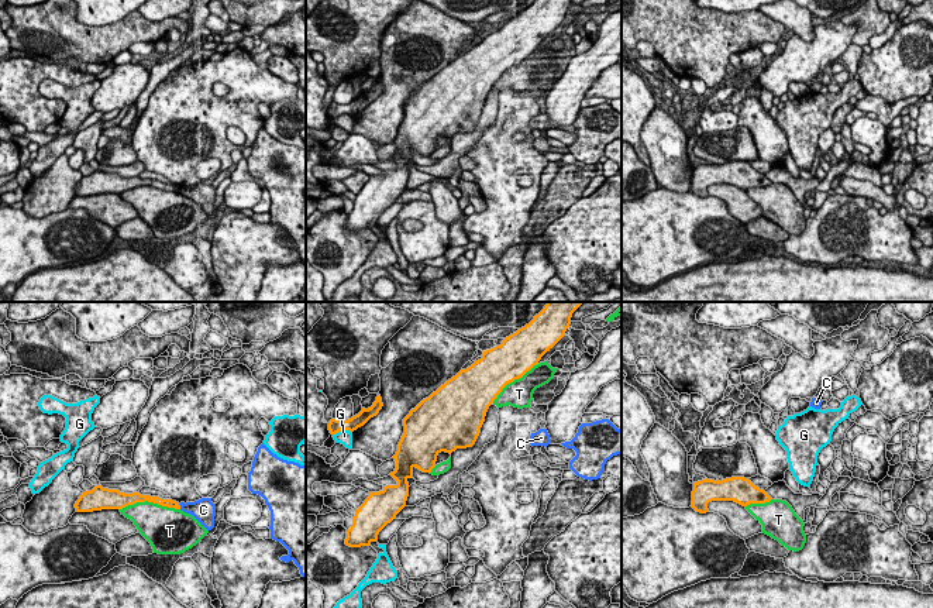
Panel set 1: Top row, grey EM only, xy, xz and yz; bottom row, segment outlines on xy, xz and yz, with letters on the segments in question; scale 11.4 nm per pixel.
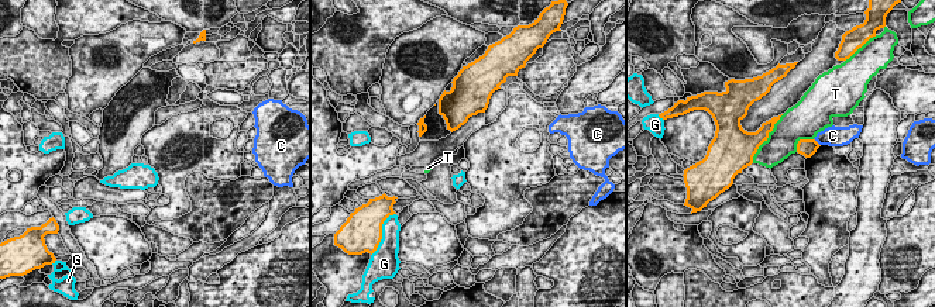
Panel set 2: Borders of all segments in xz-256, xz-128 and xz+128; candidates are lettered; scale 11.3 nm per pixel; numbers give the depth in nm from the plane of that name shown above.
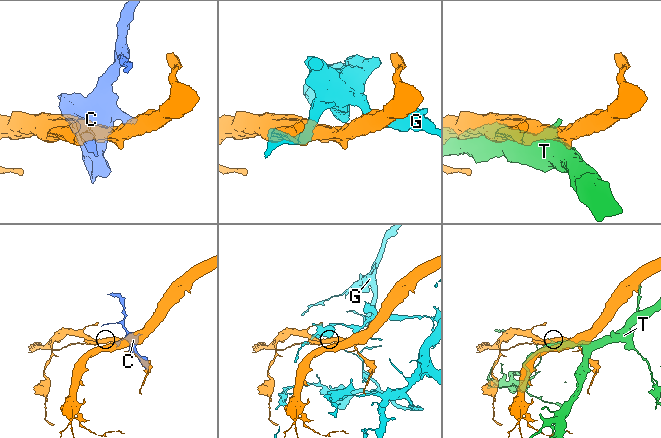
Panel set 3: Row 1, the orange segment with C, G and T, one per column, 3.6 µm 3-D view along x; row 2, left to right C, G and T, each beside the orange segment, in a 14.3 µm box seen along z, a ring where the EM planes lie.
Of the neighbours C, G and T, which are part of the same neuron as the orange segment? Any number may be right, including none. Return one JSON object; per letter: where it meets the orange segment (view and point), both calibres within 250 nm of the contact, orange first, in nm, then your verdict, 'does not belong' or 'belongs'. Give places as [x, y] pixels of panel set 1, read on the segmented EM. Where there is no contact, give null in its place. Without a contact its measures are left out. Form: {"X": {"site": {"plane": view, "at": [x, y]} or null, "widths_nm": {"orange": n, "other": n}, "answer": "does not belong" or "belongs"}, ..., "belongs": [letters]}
{"C": {"site": {"plane": "xy", "at": [179, 507]}, "widths_nm": {"orange": 100, "other": 220}, "answer": "does not belong"}, "G": {"site": {"plane": "xz", "at": [341, 429]}, "widths_nm": {"orange": 160, "other": 160}, "answer": "does not belong"}, "T": {"site": {"plane": "xy", "at": [150, 501]}, "widths_nm": {"orange": 130, "other": 420}, "answer": "does not belong"}, "belongs": []}

